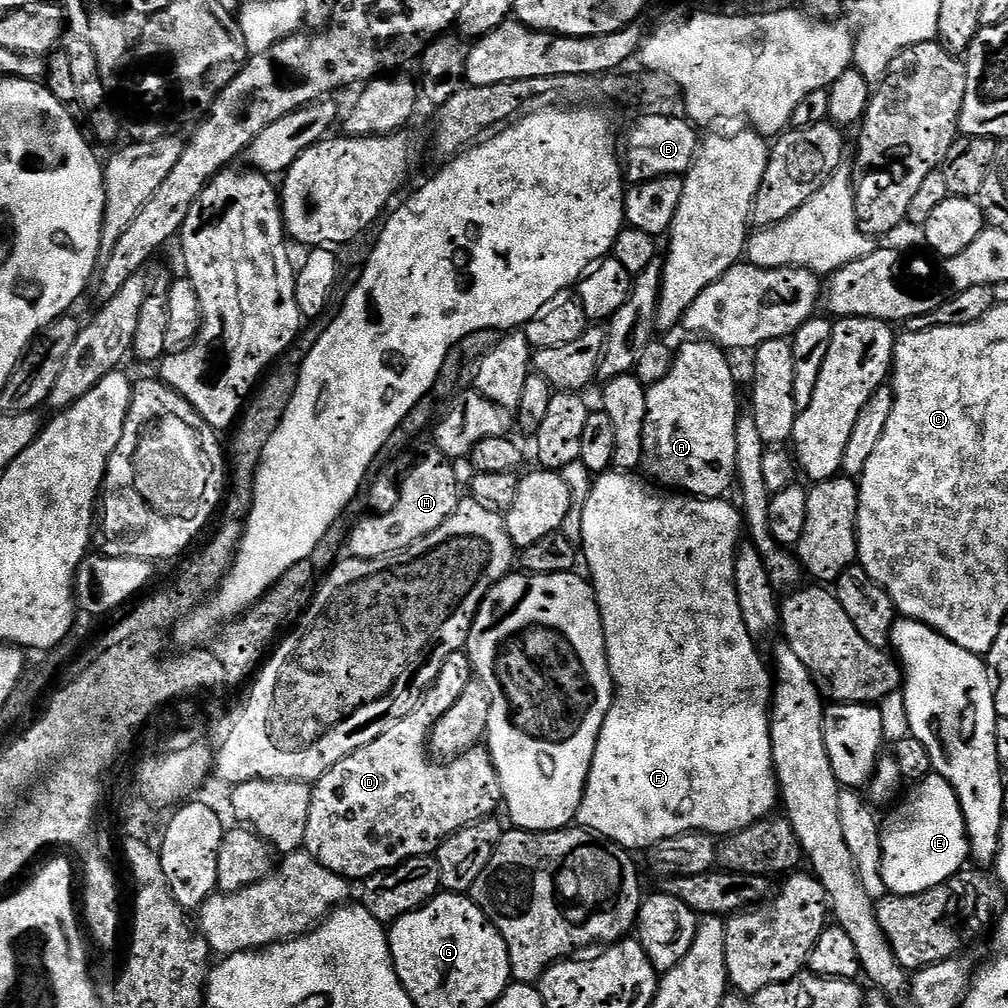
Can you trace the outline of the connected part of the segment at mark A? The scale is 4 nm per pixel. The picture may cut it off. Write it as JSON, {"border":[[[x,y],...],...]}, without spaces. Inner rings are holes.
{"border":[[[688,338],[681,348],[675,349],[672,365],[670,366],[670,374],[666,374],[666,378],[662,378],[662,382],[651,385],[648,388],[648,397],[646,398],[646,422],[642,430],[642,472],[649,481],[657,480],[660,484],[665,484],[665,489],[679,490],[681,493],[687,494],[693,498],[703,498],[706,500],[714,500],[725,495],[724,491],[728,487],[733,487],[736,480],[736,443],[734,442],[734,430],[736,429],[736,417],[738,415],[738,407],[736,408],[736,376],[732,373],[732,364],[728,361],[729,353],[720,345],[712,343],[710,340],[703,338]]]}

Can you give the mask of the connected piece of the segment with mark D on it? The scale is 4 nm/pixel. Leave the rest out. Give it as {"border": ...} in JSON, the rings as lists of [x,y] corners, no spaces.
{"border":[[[467,651],[450,654],[436,683],[428,689],[415,710],[406,714],[406,718],[394,722],[394,726],[390,726],[386,734],[374,738],[374,742],[342,758],[342,762],[335,764],[322,779],[315,781],[310,798],[310,819],[306,821],[304,848],[315,860],[322,862],[326,870],[352,882],[363,882],[376,872],[384,872],[410,858],[435,853],[448,836],[462,830],[467,824],[489,819],[495,813],[492,811],[501,807],[504,799],[502,786],[487,747],[472,747],[455,760],[447,762],[433,759],[428,747],[432,728],[442,718],[442,714],[446,714],[446,710],[450,710],[450,706],[462,698],[462,690],[466,690],[473,678],[474,669],[468,660]]]}

